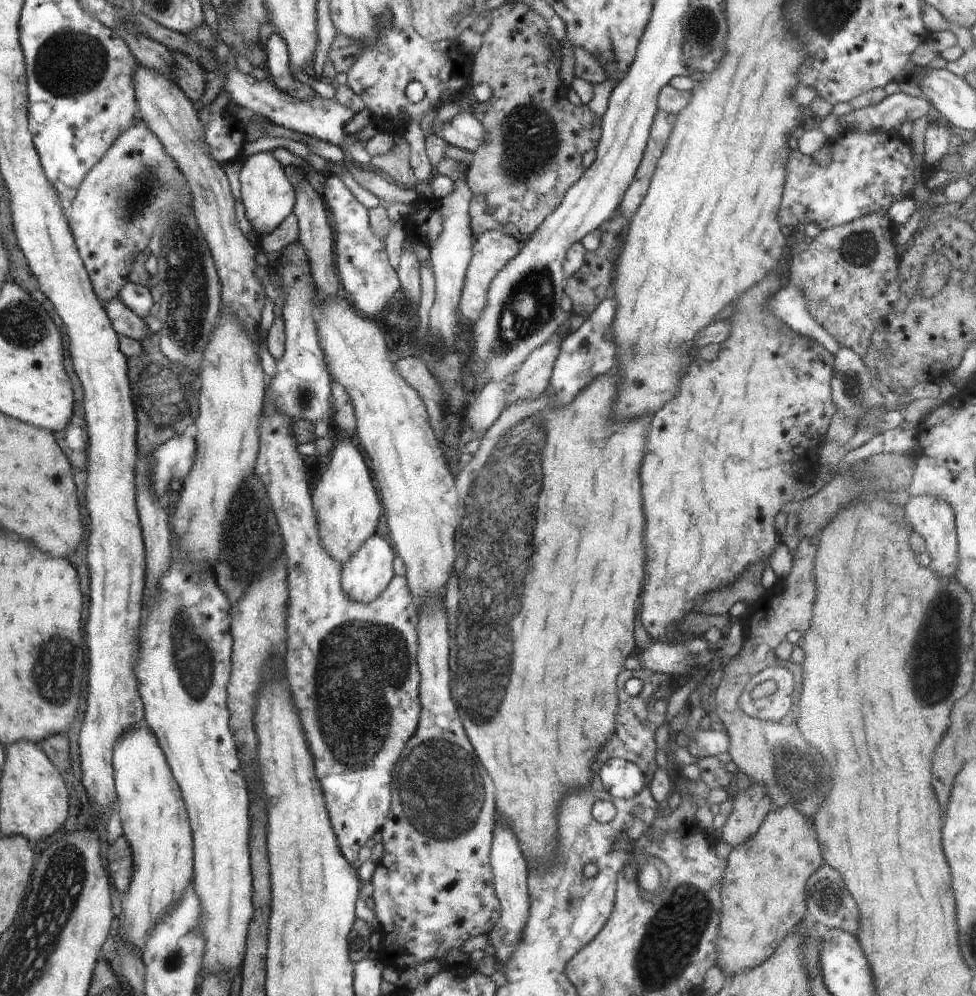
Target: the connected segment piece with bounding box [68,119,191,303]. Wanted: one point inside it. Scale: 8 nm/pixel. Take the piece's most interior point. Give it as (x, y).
(124, 199)

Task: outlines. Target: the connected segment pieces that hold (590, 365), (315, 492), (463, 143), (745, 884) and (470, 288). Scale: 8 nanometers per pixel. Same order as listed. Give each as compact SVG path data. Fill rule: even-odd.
M610 296L606 297L606 300L587 316L588 320L580 323L579 327L569 332L561 342L560 352L546 388L546 392L550 390L554 404L568 406L590 382L596 381L598 376L604 376L618 369L618 350L614 350L611 340L606 340L606 332L614 320L616 308L618 302Z
M338 435L336 438L328 469L316 488L311 491L311 499L318 521L320 540L330 558L338 560L338 564L343 566L350 556L362 548L362 544L370 536L374 536L382 508L372 470L366 466L364 452L351 438L341 438Z
M459 112L450 124L442 124L438 136L452 146L474 152L478 146L482 146L486 132L480 119L475 115L470 112Z
M751 784L747 790L736 794L732 812L719 830L717 842L730 845L731 850L722 879L722 920L720 920L720 940L716 952L716 967L721 968L728 980L748 968L756 968L766 962L787 934L803 921L808 914L806 906L806 882L809 876L822 864L822 850L814 834L813 824L796 810L795 805L787 804L780 810L770 810L772 802L764 790L764 784Z
M497 228L480 234L472 232L472 258L466 268L460 304L458 304L458 312L463 321L472 322L478 320L478 316L482 316L482 312L486 308L486 300L488 300L488 288L490 288L494 276L520 252L521 247L520 238L510 238Z

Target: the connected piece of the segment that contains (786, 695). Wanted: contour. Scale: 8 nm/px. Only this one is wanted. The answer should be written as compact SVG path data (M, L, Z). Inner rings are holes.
M766 667L760 673L753 676L739 696L742 709L755 719L779 721L788 714L793 701L793 676L786 667ZM774 680L776 691L760 700L753 700L751 690L764 682Z

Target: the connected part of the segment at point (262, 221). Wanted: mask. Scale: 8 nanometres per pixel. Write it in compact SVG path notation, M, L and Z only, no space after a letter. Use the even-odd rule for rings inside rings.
M272 151L248 155L240 171L241 202L252 231L264 237L278 228L282 221L293 212L296 204L295 189L284 167L272 155Z

